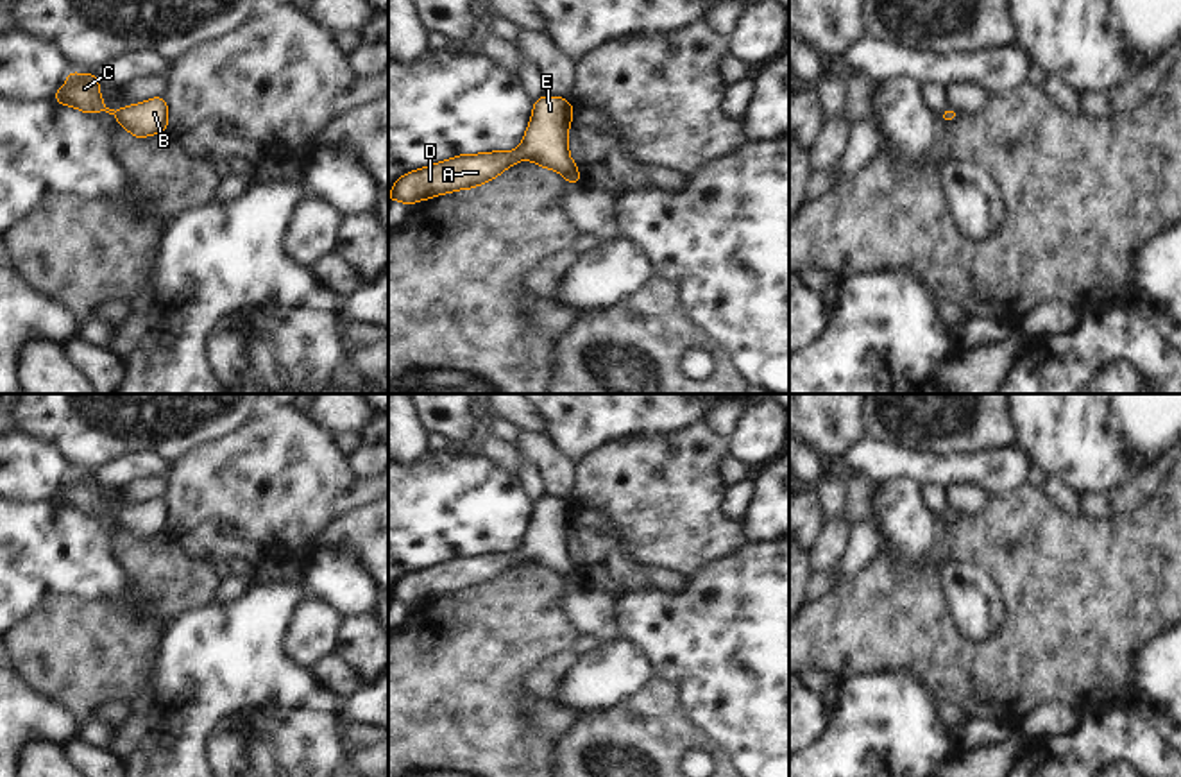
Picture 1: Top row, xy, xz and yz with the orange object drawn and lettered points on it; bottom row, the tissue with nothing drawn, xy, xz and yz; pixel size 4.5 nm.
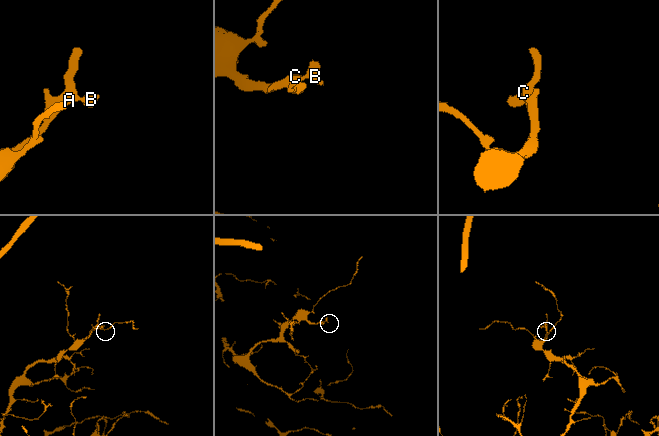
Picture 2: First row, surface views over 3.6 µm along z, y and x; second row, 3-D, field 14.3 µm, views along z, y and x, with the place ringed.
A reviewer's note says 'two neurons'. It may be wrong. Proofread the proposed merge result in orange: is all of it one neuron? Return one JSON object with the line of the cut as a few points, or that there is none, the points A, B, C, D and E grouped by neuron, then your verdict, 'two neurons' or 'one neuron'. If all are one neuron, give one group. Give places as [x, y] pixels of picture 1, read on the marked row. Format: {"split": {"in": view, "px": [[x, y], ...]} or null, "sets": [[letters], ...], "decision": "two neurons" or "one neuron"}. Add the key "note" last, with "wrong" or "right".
{"split": null, "sets": [["A", "B", "C", "D", "E"]], "decision": "one neuron", "note": "wrong"}

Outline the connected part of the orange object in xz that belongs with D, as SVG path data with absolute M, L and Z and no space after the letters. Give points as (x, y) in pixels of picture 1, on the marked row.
M542 95L533 102L533 113L515 150L460 154L401 175L388 201L415 204L456 190L471 190L496 179L521 159L555 170L578 186L578 165L569 156L567 132L574 107L564 97Z

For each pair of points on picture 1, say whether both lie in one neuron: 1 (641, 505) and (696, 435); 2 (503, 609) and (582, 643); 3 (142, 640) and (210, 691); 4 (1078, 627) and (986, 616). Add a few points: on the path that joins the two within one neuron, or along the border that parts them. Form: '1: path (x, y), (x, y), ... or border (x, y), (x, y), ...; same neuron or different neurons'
1: path (659, 487), (693, 453); same neuron
2: border (578, 636), (569, 650); different neurons
3: border (161, 625), (154, 666), (140, 690); different neurons
4: border (994, 577), (1004, 623), (974, 643); different neurons

